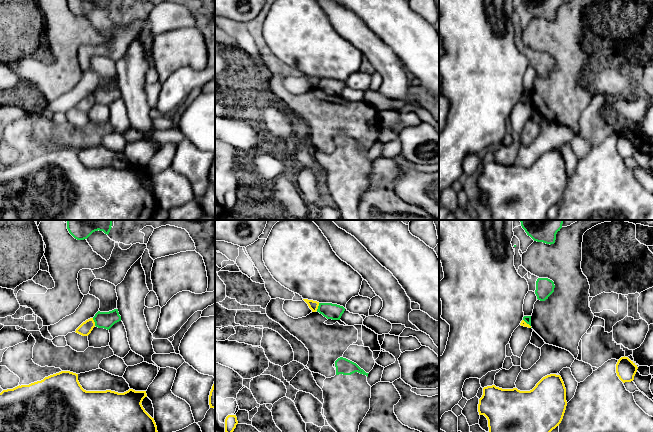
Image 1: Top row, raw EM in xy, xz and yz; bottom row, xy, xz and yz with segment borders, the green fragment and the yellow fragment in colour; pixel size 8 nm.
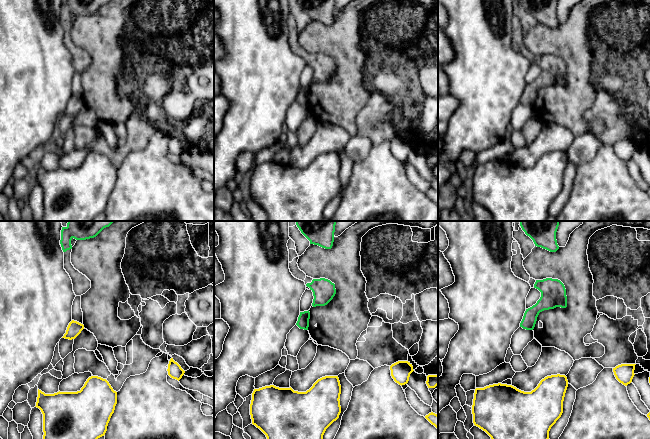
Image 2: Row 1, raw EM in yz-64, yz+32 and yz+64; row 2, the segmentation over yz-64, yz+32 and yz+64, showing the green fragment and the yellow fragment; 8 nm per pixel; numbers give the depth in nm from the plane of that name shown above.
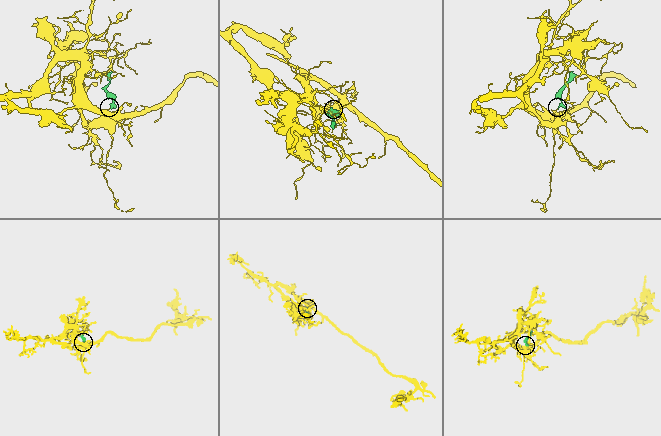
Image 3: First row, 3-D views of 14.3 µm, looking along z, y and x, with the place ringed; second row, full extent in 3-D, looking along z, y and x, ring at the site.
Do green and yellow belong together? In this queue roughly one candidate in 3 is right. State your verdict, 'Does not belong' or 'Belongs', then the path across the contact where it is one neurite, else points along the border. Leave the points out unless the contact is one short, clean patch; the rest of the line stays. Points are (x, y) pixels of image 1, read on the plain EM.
Does not belong. Boundary: xy (92, 94), (95, 101)

